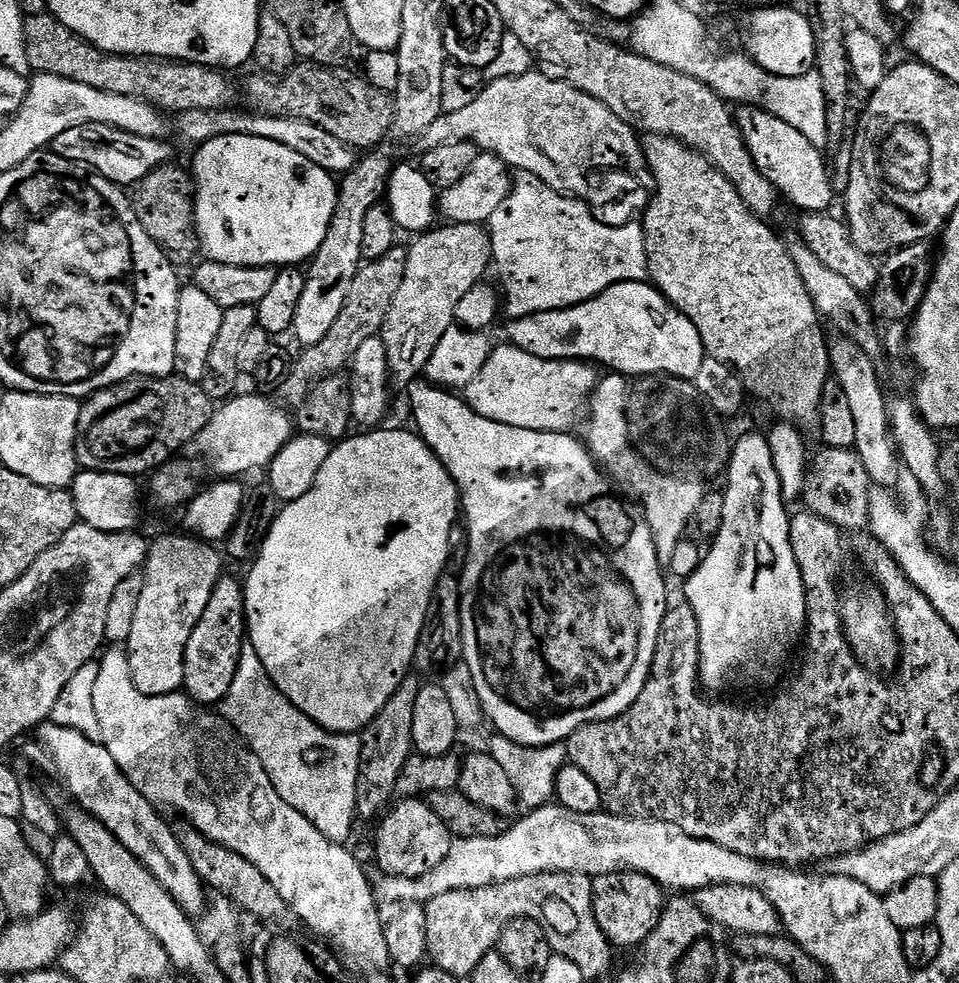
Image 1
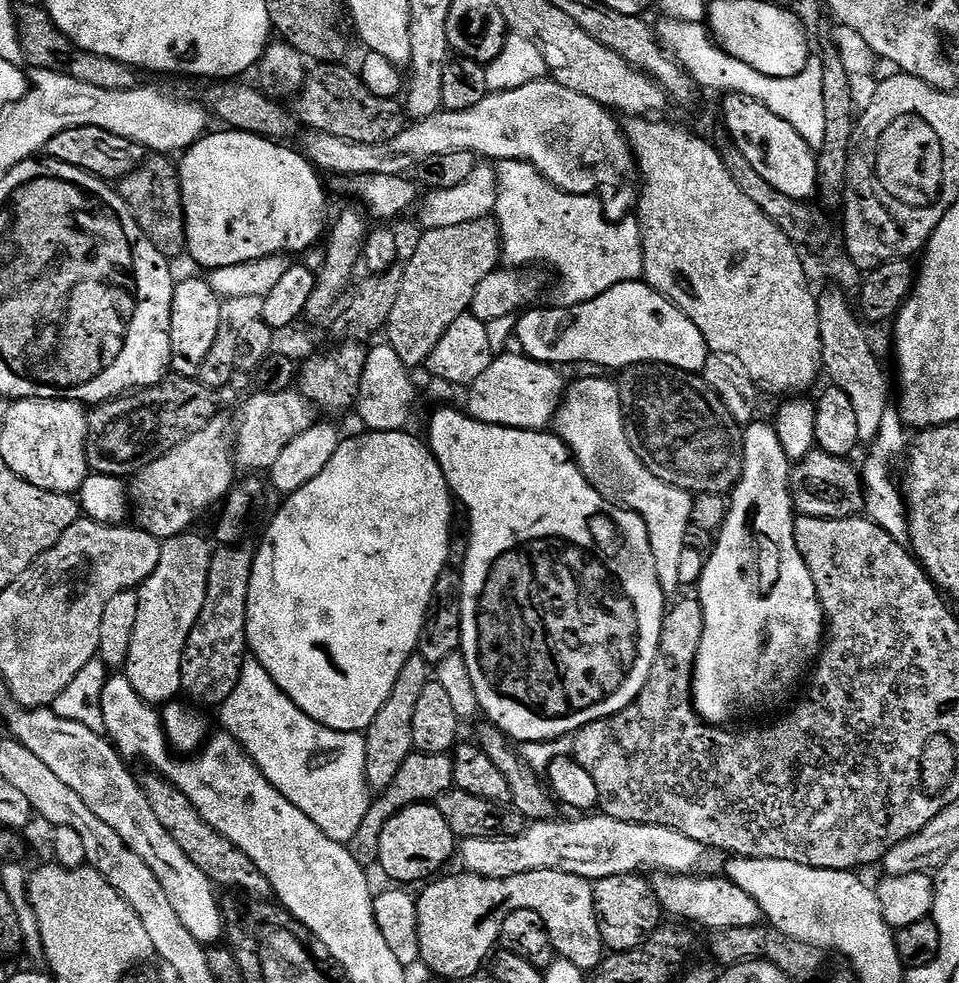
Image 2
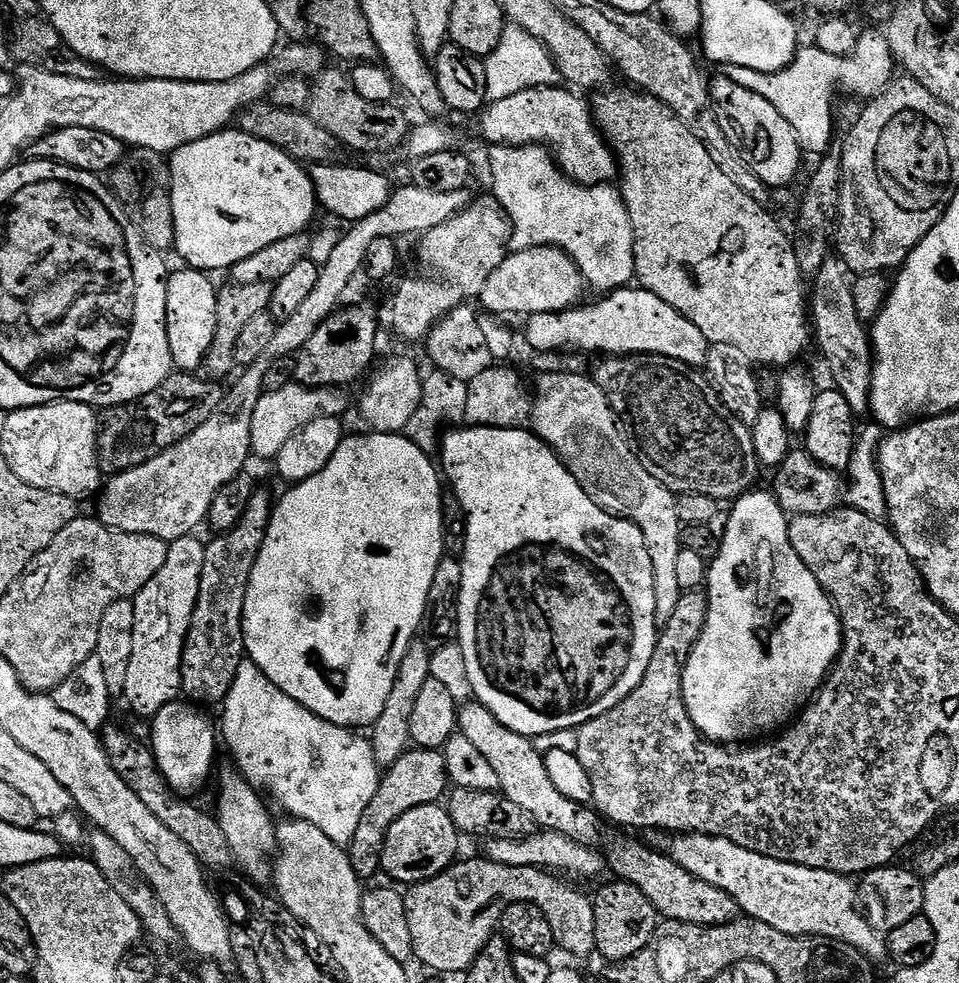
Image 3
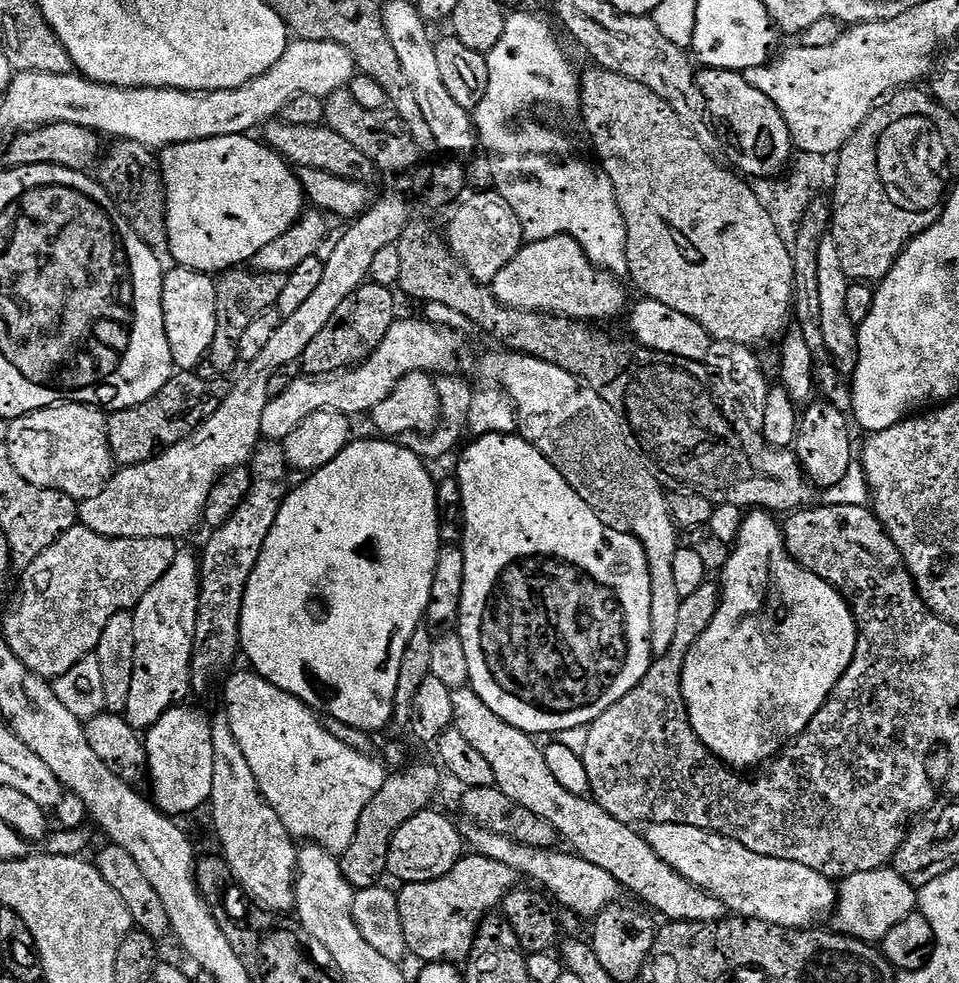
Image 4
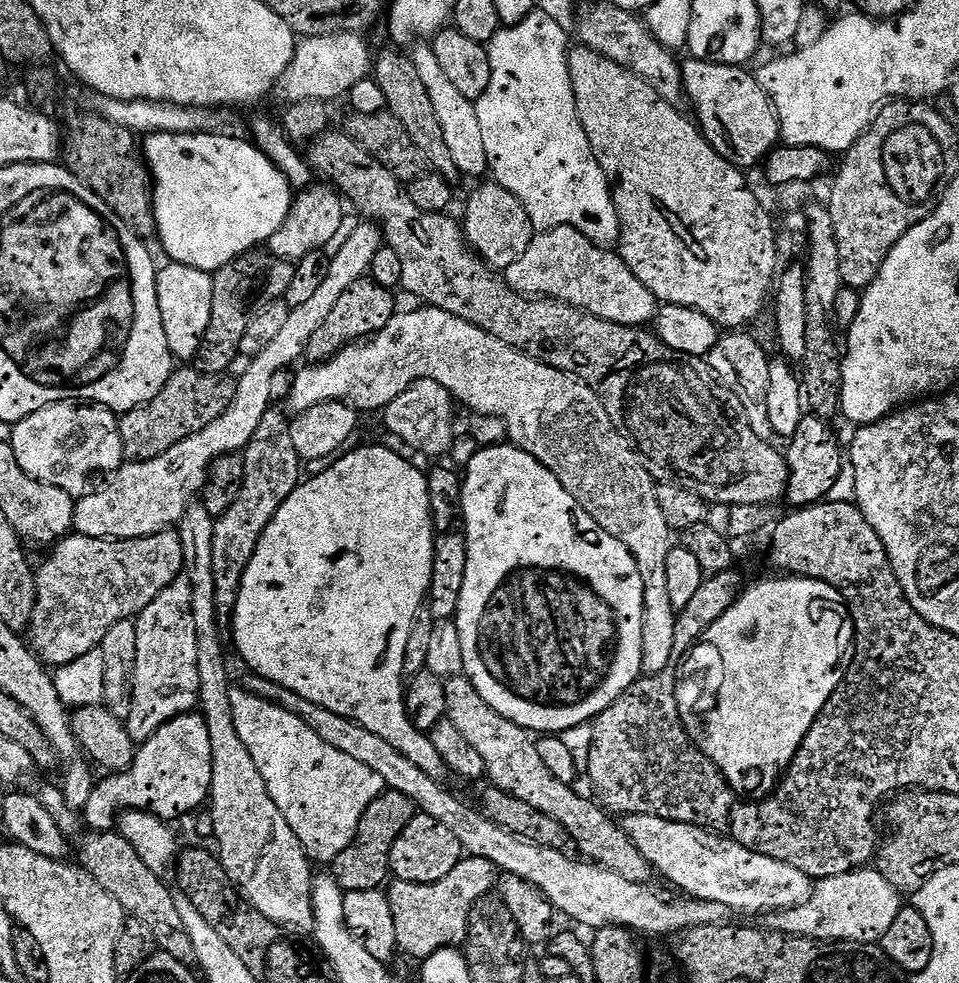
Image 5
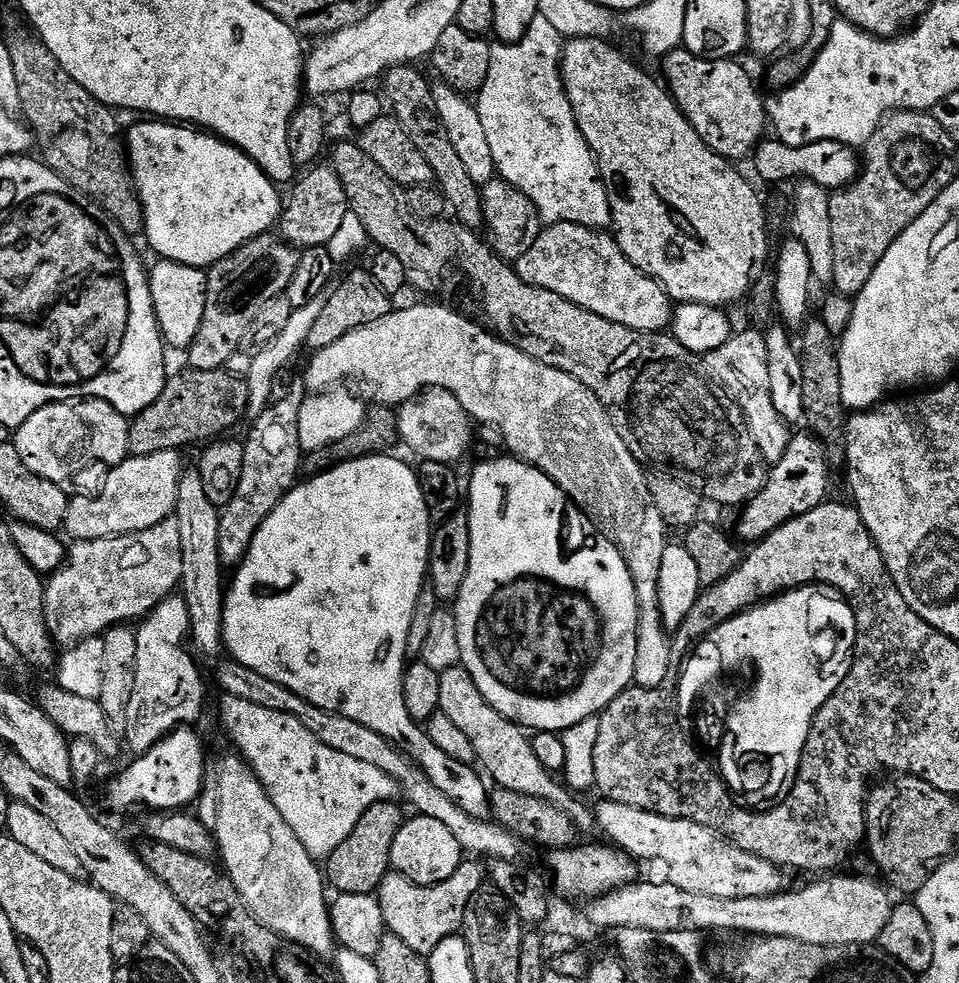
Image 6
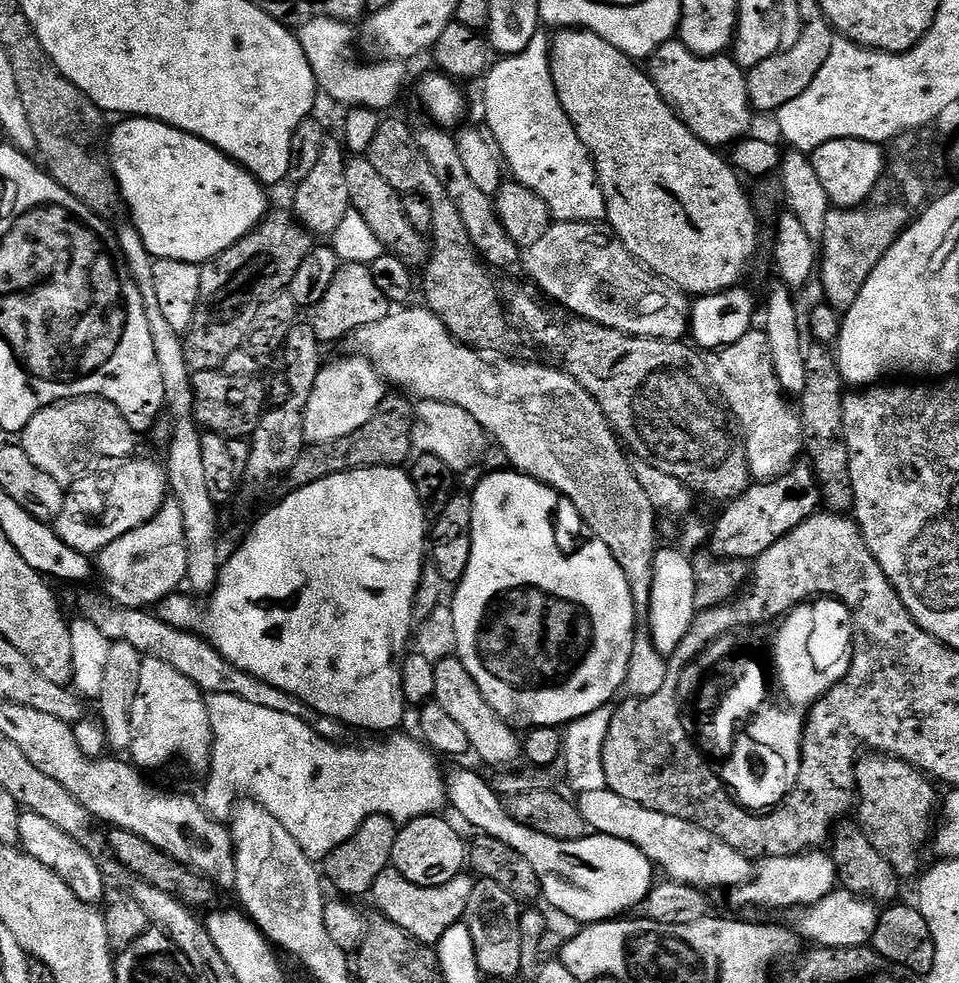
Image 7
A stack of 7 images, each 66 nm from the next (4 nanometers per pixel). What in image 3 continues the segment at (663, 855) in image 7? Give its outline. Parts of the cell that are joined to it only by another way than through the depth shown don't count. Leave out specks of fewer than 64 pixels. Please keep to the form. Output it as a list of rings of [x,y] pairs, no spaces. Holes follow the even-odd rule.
[[[701,832],[680,834],[673,840],[676,841],[670,849],[672,859],[694,874],[694,878],[702,878],[702,882],[726,890],[745,917],[766,922],[766,926],[774,926],[774,930],[782,930],[782,934],[841,940],[862,950],[873,962],[888,956],[885,937],[864,917],[858,903],[857,885],[849,877],[775,860],[746,850],[726,838],[704,836]]]

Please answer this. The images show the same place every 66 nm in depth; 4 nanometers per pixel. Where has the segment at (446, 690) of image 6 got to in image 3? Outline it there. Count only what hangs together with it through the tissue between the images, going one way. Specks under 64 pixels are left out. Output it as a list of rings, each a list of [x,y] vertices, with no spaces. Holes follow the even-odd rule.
[[[464,702],[459,705],[458,732],[490,761],[490,766],[498,774],[502,795],[514,802],[514,806],[522,806],[522,810],[535,818],[541,829],[566,834],[579,844],[599,845],[599,840],[604,836],[603,826],[605,827],[600,813],[587,804],[570,802],[566,794],[554,790],[554,782],[550,782],[550,774],[546,774],[543,755],[529,737],[502,726],[502,722],[498,722],[498,718],[490,714],[488,707],[479,702]],[[616,840],[606,851],[606,864],[609,869],[616,871],[619,879],[628,884],[638,886],[646,898],[655,906],[657,913],[664,920],[690,922],[702,926],[729,924],[737,919],[738,907],[734,898],[726,894],[726,890],[718,890],[718,886],[710,886],[710,882],[702,882],[702,878],[694,878],[671,855],[655,852],[636,840]]]

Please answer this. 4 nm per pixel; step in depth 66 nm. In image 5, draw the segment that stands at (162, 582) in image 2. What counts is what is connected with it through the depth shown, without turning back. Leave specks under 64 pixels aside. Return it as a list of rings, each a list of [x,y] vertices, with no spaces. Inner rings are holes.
[[[181,574],[177,580],[170,582],[146,610],[135,617],[138,634],[138,654],[134,666],[134,686],[130,714],[126,718],[130,738],[138,742],[147,740],[155,734],[164,723],[180,715],[191,713],[200,702],[200,683],[198,682],[198,634],[194,630],[194,610],[190,596],[190,582],[187,575]]]

